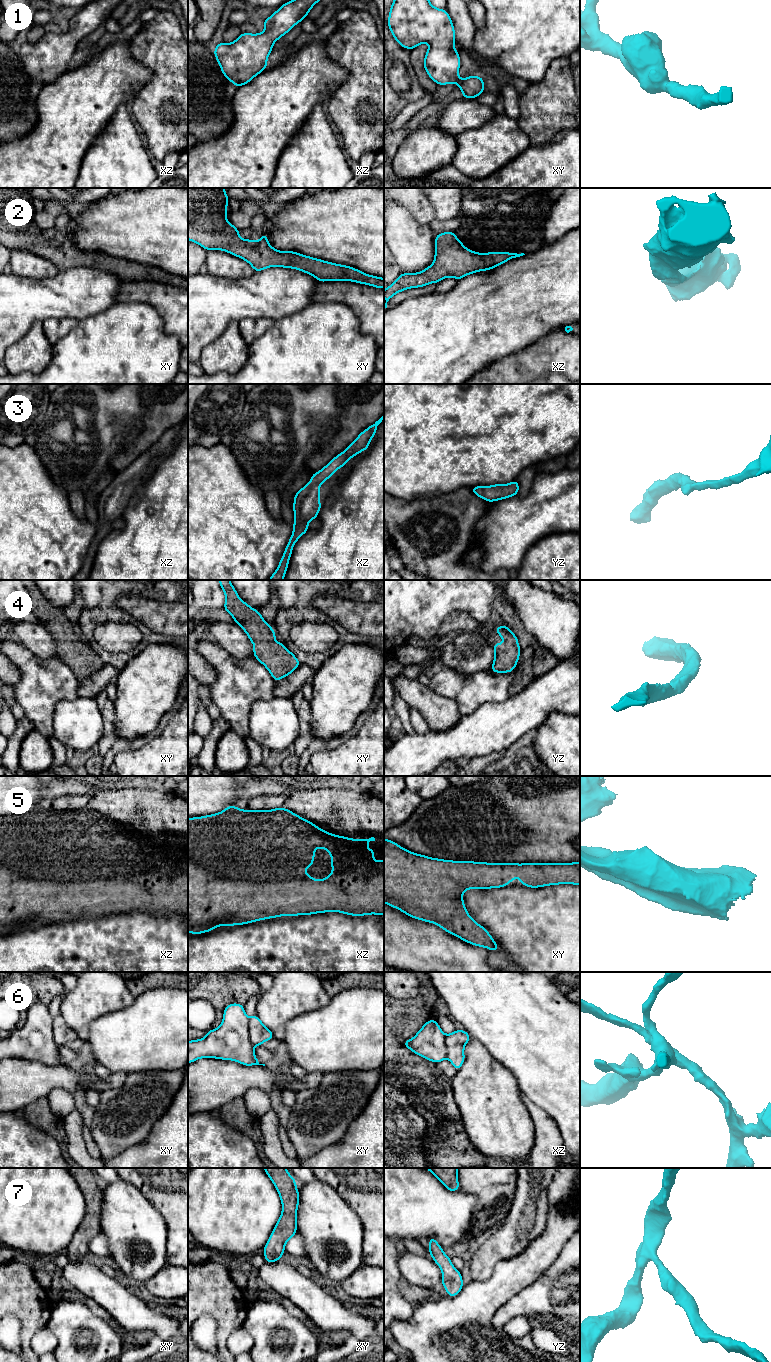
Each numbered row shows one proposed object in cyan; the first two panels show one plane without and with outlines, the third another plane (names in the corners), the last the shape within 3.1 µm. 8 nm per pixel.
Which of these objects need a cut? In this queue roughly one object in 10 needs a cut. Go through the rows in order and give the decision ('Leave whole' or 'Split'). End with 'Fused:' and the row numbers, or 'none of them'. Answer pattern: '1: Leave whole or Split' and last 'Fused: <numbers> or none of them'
1: Leave whole
2: Leave whole
3: Leave whole
4: Leave whole
5: Leave whole
6: Split
7: Leave whole
Fused: 6

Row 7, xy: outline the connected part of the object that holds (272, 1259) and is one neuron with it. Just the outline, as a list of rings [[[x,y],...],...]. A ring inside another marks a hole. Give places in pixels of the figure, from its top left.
[[[263,1168],[263,1170],[274,1184],[282,1203],[280,1218],[263,1248],[266,1263],[274,1263],[282,1259],[285,1244],[297,1234],[299,1190],[296,1187],[297,1181],[286,1168]]]

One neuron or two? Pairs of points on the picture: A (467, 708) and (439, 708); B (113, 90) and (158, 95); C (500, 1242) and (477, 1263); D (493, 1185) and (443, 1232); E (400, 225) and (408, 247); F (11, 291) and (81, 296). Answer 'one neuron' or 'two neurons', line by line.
A: two neurons
B: two neurons
C: one neuron
D: two neurons
E: one neuron
F: one neuron

